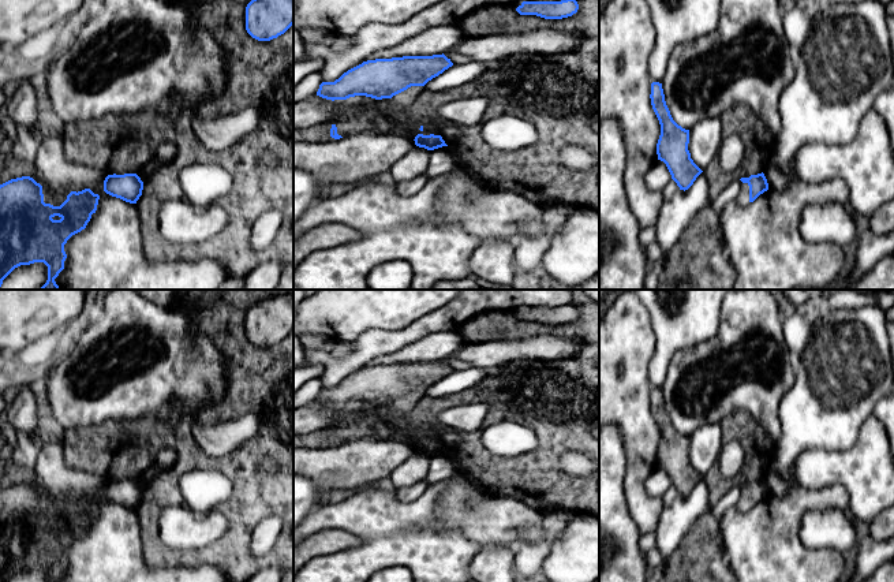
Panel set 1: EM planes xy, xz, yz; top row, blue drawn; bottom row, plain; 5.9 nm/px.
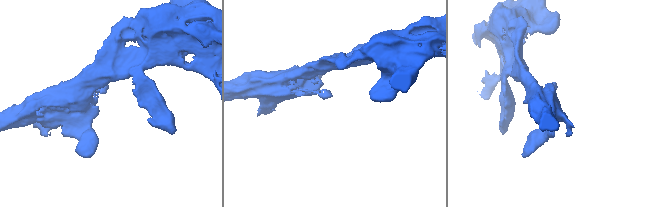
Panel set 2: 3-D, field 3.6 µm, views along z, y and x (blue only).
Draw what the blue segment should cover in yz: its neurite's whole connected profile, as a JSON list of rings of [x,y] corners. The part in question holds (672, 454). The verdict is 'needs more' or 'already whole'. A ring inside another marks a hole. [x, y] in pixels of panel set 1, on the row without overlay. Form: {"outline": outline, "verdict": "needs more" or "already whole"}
{"outline": [[[651,389],[651,411],[661,430],[657,449],[658,466],[663,467],[680,496],[688,496],[703,478],[688,456],[689,436],[678,432],[666,411],[662,389]]], "verdict": "already whole"}

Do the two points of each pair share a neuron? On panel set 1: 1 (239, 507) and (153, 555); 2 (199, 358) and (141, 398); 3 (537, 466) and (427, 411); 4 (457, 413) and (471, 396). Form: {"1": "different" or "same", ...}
{"1": "same", "2": "same", "3": "same", "4": "different"}

